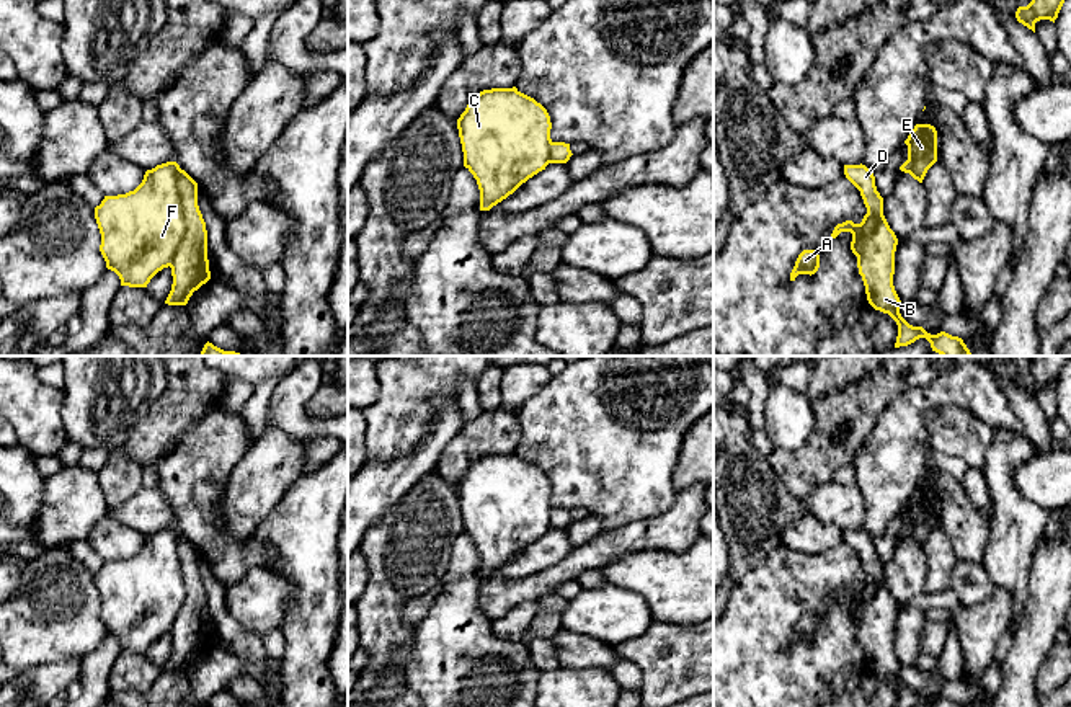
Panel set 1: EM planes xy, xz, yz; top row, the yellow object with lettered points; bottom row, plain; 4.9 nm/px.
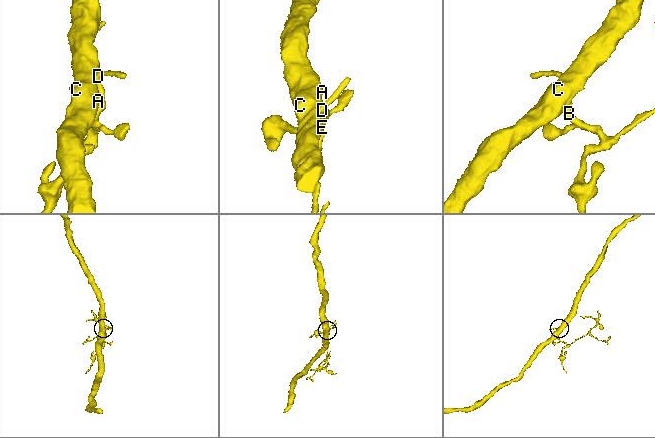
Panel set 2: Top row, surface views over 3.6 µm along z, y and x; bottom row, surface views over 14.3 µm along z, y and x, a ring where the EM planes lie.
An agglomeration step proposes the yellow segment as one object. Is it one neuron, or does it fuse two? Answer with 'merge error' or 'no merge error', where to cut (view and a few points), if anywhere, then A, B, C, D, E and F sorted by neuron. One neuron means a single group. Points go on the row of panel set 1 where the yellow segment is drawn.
merge error; cut xy (180, 168), (178, 198), (185, 235), (168, 265); groups A C E F / B D

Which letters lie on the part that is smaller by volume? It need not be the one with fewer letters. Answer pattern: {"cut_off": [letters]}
{"cut_off": ["B", "D"]}

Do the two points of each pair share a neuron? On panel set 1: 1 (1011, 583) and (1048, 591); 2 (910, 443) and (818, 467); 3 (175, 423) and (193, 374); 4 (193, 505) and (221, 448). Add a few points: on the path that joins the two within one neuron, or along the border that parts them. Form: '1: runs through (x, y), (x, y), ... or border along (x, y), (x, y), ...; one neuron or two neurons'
1: border along (1035, 549), (1031, 559), (1029, 596), (1017, 624); two neurons
2: border along (875, 425), (849, 464); two neurons
3: runs through (175, 412), (183, 404), (191, 386); one neuron
4: runs through (195, 490), (195, 474), (206, 462); one neuron

